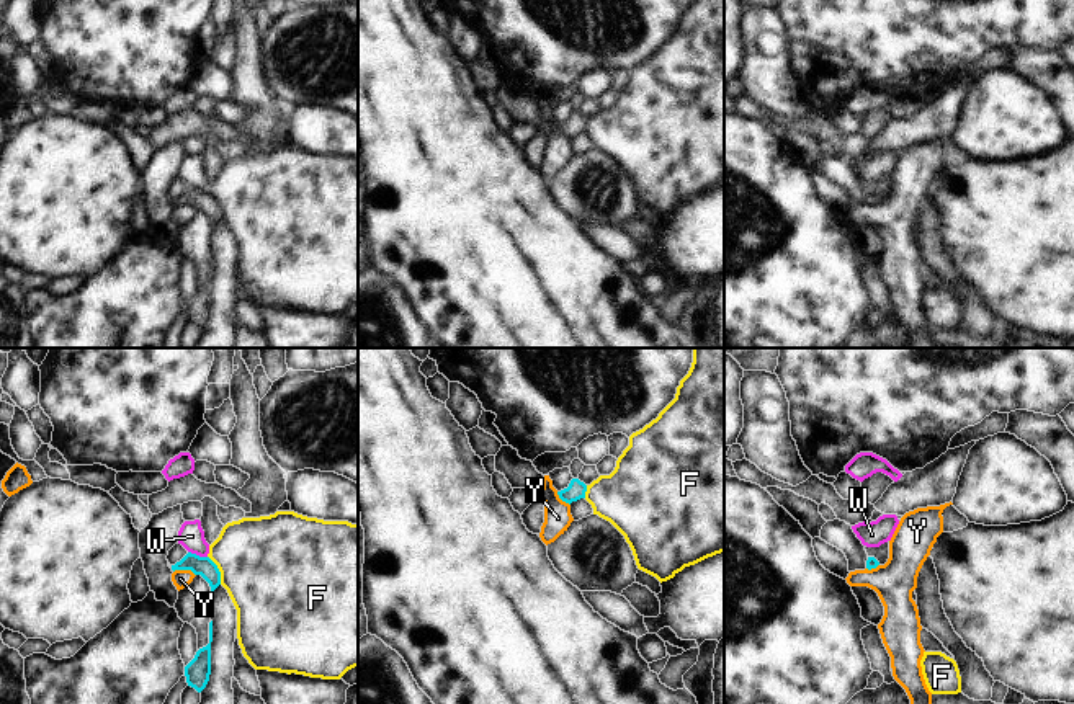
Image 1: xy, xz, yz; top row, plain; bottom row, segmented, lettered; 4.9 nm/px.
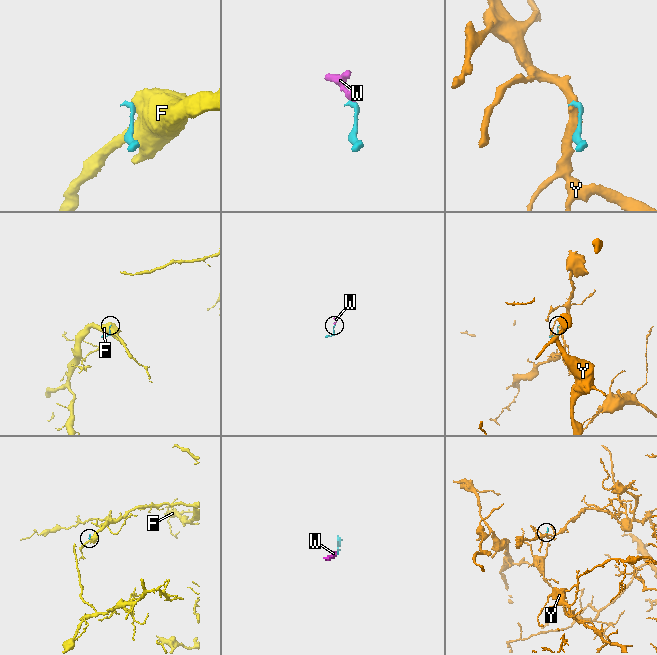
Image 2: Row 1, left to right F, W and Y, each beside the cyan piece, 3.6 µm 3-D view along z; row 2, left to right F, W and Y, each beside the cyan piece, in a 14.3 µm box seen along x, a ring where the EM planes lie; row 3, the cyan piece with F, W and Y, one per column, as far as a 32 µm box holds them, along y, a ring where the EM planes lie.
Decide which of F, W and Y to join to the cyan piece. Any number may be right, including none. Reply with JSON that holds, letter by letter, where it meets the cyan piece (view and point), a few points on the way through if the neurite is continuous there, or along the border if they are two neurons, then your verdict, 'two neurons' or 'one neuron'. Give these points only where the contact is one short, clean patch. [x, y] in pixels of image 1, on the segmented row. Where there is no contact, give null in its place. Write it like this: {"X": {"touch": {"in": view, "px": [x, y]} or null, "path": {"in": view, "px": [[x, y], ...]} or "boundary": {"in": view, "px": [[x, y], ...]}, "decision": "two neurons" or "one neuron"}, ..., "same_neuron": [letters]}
{"F": {"touch": {"in": "xy", "px": [218, 570]}, "boundary": {"in": "xy", "px": [[208, 556], [219, 572], [221, 583]]}, "decision": "two neurons"}, "W": {"touch": {"in": "xy", "px": [198, 556]}, "boundary": {"in": "xy", "px": [[188, 551], [206, 557]]}, "decision": "two neurons"}, "Y": {"touch": {"in": "xy", "px": [185, 569]}, "boundary": {"in": "xy", "px": [[174, 570], [190, 570], [195, 575]]}, "decision": "two neurons"}, "same_neuron": []}

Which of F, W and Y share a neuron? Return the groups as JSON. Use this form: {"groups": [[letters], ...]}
{"groups": [["F", "W"], ["Y"]]}

